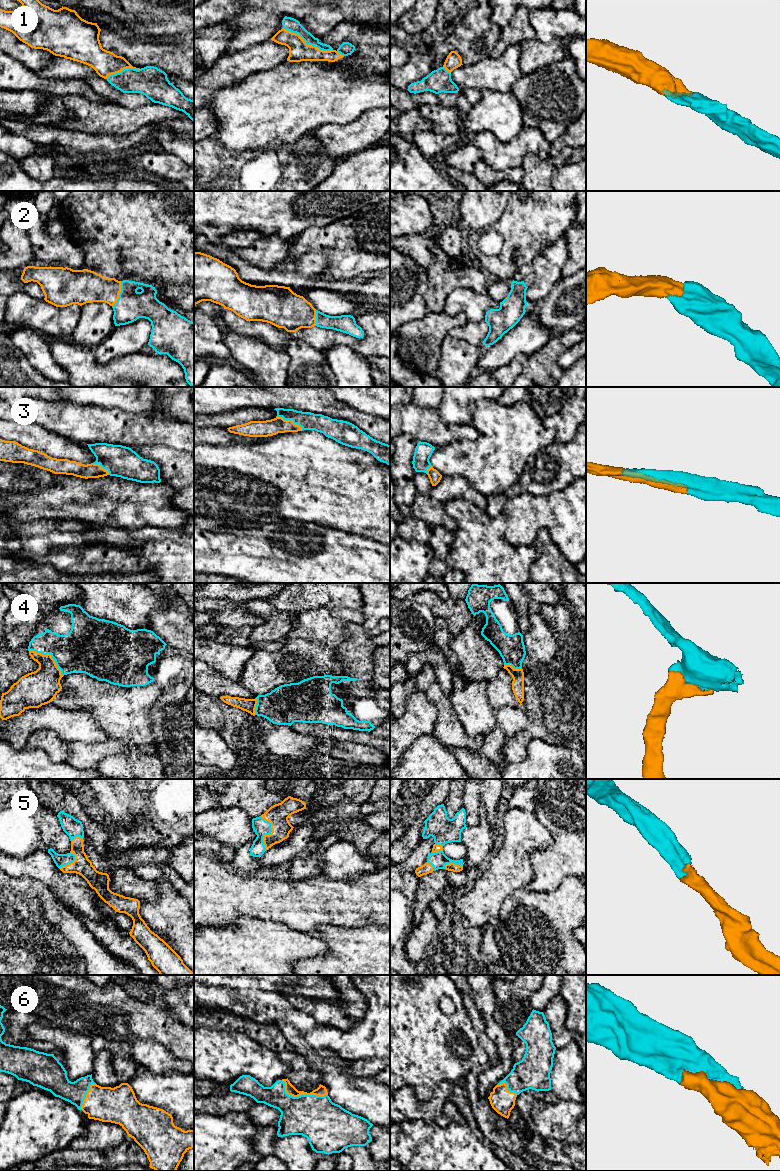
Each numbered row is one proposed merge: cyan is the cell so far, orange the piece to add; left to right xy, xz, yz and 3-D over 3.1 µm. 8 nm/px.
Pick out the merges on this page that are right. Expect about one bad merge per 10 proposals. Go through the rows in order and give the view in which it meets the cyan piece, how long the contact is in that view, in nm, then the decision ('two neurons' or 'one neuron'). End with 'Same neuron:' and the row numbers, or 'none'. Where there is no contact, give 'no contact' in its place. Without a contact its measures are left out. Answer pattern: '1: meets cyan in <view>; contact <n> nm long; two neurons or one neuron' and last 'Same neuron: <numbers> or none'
1: meets cyan in xz; contact 440 nm long; one neuron
2: meets cyan in xy; contact 220 nm long; one neuron
3: meets cyan in xz; contact 240 nm long; one neuron
4: meets cyan in xy; contact 340 nm long; one neuron
5: meets cyan in xz; contact 280 nm long; one neuron
6: meets cyan in xz; contact 400 nm long; one neuron
Same neuron: 1, 2, 3, 4, 5, 6

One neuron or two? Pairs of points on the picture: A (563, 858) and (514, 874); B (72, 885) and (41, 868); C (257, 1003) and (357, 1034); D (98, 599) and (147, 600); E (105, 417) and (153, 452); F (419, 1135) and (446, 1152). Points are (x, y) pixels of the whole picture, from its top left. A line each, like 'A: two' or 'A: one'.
A: two
B: one
C: one
D: one
E: two
F: one

